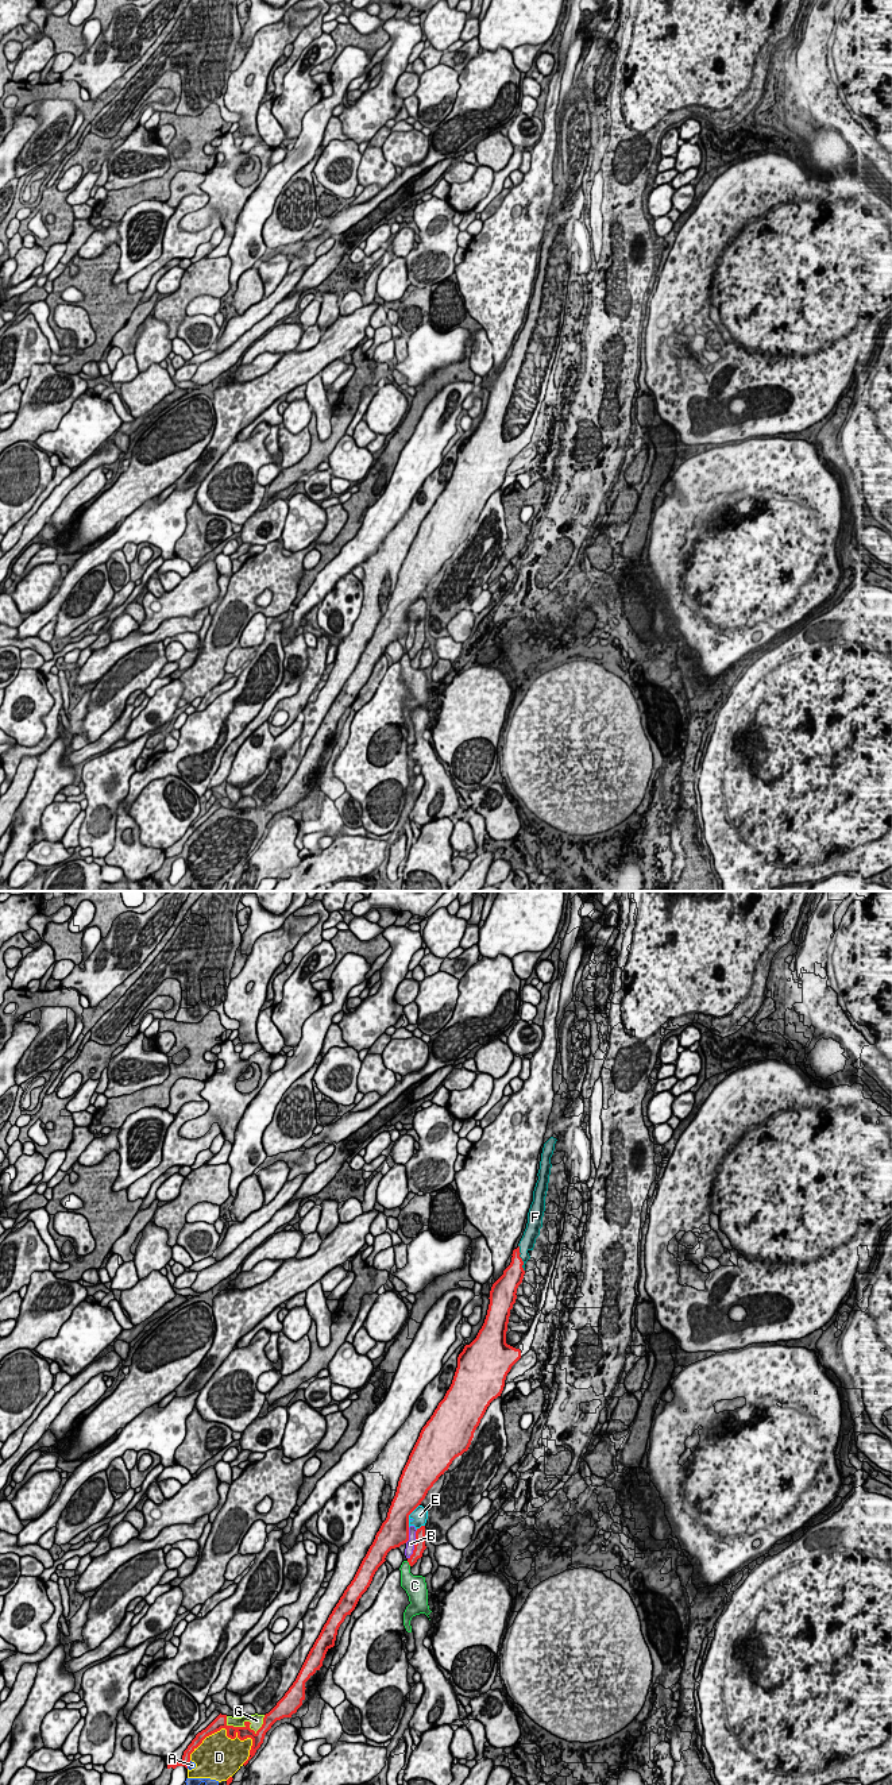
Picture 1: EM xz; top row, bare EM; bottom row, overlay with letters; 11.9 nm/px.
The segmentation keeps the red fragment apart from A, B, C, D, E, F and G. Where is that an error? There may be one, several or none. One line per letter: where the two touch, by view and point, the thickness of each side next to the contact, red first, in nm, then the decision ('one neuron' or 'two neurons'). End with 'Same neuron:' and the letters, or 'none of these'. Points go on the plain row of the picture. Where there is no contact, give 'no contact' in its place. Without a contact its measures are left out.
A: meets red in xz at (211, 883); 140 nm thick on the red side, 130 nm on the other; one neuron
B: meets red in xz at (414, 637); 130 nm thick on the red side, 100 nm on the other; two neurons
C: meets red in xz at (409, 656); 130 nm thick on the red side, 220 nm on the other; two neurons
D: meets red in xz at (220, 821); 160 nm thick on the red side, 380 nm on the other; one neuron
E: meets red in xz at (409, 606); 320 nm thick on the red side, 190 nm on the other; two neurons
F: meets red in xz at (521, 351); 240 nm thick on the red side, 170 nm on the other; one neuron
G: meets red in xz at (247, 814); 160 nm thick on the red side, 160 nm on the other; one neuron
Same neuron: A, D, F, G

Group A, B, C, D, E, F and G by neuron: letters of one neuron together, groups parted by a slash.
A D F G / B C E

